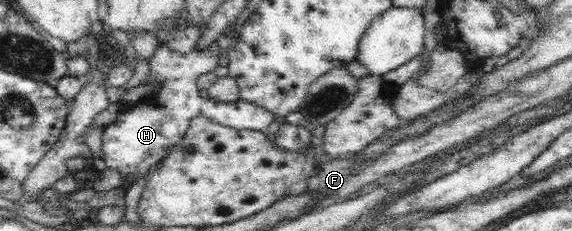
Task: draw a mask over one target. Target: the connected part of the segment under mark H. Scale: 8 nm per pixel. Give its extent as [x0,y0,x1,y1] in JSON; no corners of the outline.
[101,25,276,177]

